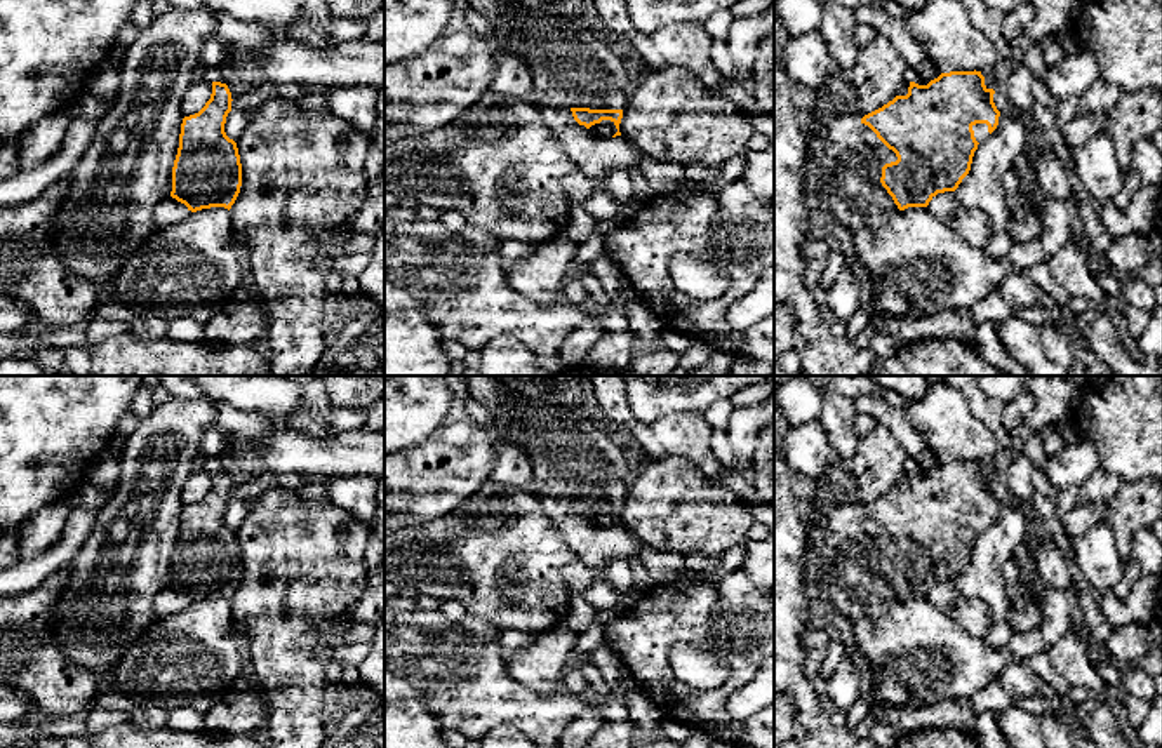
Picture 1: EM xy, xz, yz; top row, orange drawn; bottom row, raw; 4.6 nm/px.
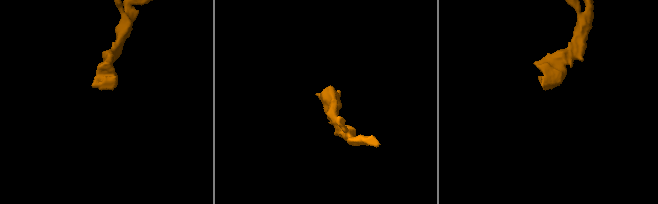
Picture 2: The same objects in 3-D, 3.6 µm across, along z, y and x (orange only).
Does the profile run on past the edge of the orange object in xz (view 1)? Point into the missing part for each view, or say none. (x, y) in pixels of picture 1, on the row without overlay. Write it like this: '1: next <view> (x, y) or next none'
1: next none

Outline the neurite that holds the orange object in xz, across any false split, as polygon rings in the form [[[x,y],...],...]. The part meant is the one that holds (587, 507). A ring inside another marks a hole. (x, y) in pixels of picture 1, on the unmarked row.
[[[571,498],[574,510],[579,515],[584,515],[586,518],[590,518],[595,513],[600,513],[602,510],[611,510],[618,522],[612,525],[621,525],[619,522],[619,513],[623,508],[623,499],[590,499],[590,498]]]

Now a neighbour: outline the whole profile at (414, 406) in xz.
[[[438,376],[384,379],[384,456],[424,442],[451,407],[452,393]]]

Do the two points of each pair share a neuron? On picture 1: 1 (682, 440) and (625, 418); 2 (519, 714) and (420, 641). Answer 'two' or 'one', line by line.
1: one
2: one

